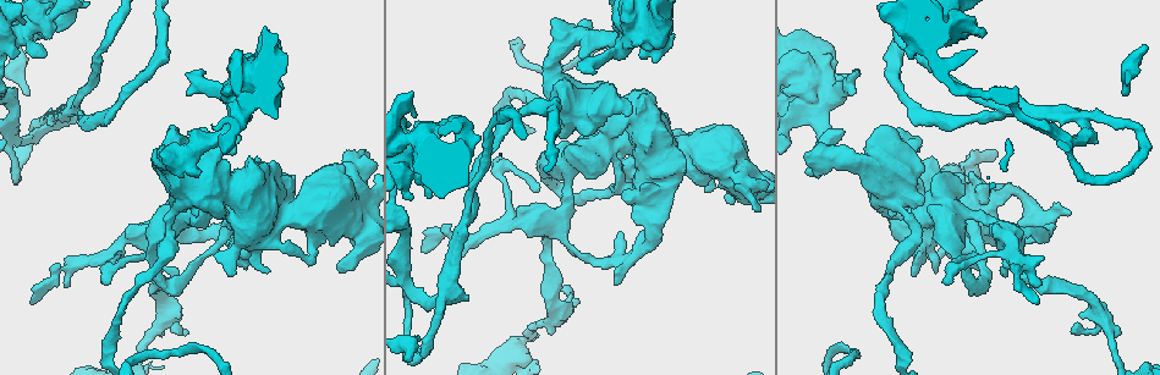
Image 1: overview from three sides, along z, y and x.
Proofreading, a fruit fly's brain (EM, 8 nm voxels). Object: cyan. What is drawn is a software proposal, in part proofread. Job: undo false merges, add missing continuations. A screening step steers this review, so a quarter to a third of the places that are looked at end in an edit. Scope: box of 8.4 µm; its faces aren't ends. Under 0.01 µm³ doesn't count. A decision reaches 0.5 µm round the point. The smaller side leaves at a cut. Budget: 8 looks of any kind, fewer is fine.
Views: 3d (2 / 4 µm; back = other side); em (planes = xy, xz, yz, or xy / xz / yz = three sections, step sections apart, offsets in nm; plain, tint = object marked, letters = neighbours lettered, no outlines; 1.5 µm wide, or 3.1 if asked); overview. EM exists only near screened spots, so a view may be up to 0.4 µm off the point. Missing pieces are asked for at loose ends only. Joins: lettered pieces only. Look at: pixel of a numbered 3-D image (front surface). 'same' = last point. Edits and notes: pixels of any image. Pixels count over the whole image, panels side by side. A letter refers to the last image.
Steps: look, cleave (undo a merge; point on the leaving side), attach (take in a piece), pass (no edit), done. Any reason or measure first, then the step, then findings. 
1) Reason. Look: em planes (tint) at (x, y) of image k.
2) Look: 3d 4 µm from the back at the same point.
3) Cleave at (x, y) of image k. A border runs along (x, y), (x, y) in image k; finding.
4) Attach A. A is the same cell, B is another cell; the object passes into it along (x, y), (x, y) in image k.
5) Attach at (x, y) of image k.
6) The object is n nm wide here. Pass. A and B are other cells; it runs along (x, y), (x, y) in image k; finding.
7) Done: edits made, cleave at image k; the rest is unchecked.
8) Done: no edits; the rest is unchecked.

Sharp bend. Look: 3d 4 µm at (28, 42) of image 1.

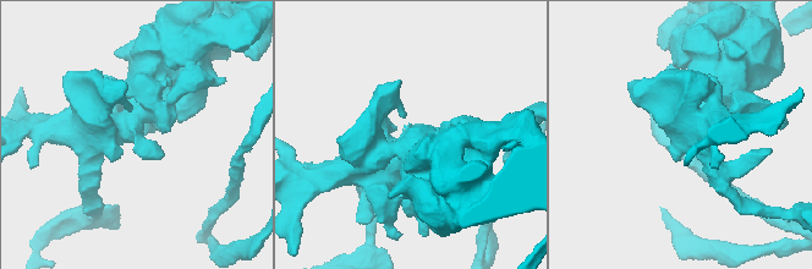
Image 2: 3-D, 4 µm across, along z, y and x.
Shape alone is not enough. Look: em yz step 4 (tint) at (140, 139) of image 2.

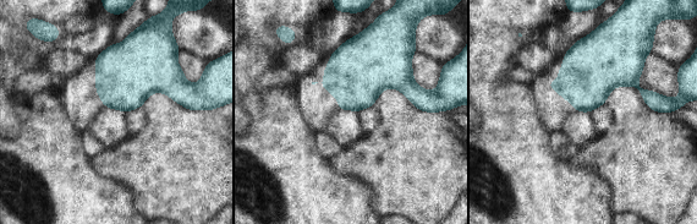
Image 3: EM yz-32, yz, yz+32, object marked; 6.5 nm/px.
Another direction. Look: em planes (letters) at the same point.

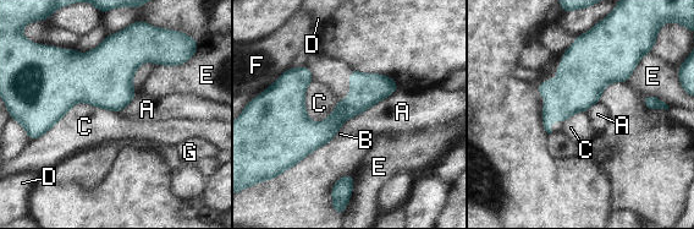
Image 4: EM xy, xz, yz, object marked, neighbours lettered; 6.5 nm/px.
Pass. A, B, C, D, E, F and G are other cells; it runs along (290, 87), (310, 127), (395, 87) in image 4; all the same cell.

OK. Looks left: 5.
Free end. Look: em planes (letters) at (1124, 94) of image 1.

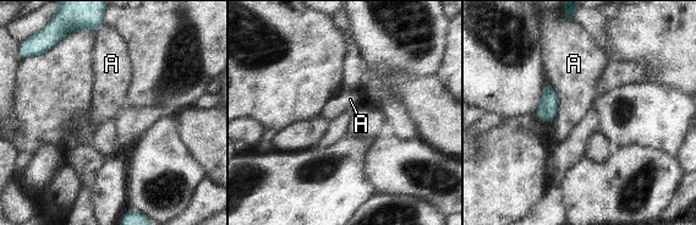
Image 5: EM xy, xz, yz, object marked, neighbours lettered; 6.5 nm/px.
Pass. A is another cell; none of them fits.

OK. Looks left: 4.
Closes a loop. Look: 3d 4 µm from the back at (748, 185) of image 1.

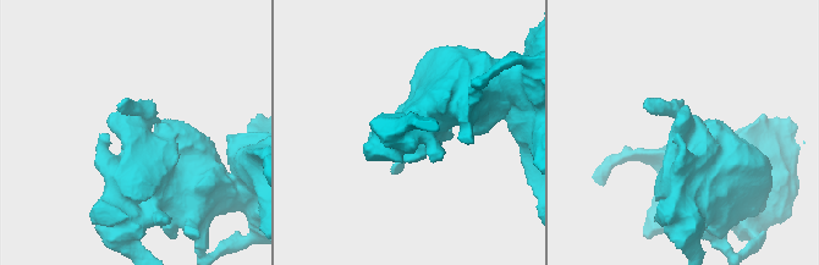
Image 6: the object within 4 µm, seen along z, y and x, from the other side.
Look: em yz step 8 (letters) at (138, 125) of image 6.

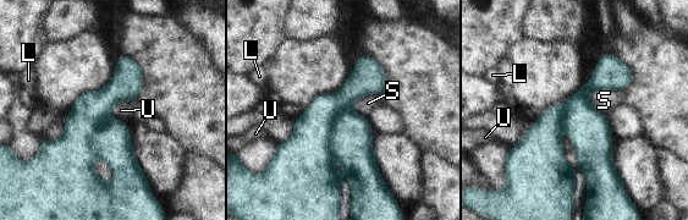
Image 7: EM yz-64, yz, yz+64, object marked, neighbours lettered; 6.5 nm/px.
Pass. L, S and U are other cells; it runs along (606, 56), (552, 128), (565, 185) in image 7; one cell here.

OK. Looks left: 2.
Done: no edits; the rest is unchecked.

